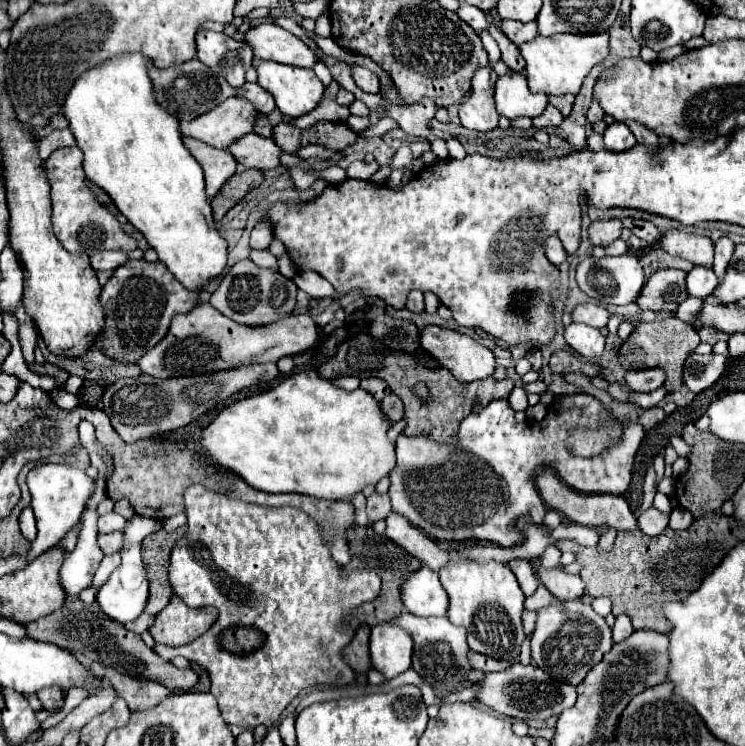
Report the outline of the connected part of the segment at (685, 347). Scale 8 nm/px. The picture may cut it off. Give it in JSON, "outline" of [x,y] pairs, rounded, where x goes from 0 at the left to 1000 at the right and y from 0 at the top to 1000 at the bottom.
{"outline":[[[897,425],[889,430],[875,430],[875,433],[859,433],[848,449],[835,460],[830,479],[835,492],[843,495],[875,495],[875,492],[886,492],[894,497],[894,519],[899,524],[907,524],[915,516],[915,489],[921,484],[921,479],[934,468],[934,462],[940,460],[937,446],[932,444],[932,438],[926,438],[923,433],[915,433],[910,425]]]}

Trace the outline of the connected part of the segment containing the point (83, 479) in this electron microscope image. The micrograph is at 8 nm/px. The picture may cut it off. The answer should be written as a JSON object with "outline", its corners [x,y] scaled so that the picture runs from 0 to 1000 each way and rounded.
{"outline":[[[51,623],[38,634],[38,653],[43,661],[43,682],[51,701],[51,720],[43,728],[40,747],[51,747],[56,739],[78,731],[81,723],[107,701],[115,672],[126,658],[126,642],[121,642],[110,629],[91,623]]]}

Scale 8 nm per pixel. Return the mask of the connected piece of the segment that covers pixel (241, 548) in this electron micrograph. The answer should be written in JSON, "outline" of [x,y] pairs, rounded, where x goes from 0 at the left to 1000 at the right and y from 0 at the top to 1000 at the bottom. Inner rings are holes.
{"outline":[[[255,650],[255,655],[250,655],[250,661],[247,661],[247,674],[250,674],[250,690],[252,690],[252,712],[250,712],[250,717],[231,736],[228,763],[226,763],[228,782],[231,782],[234,795],[252,814],[279,814],[279,811],[285,811],[285,814],[293,816],[293,830],[263,859],[258,859],[252,865],[244,865],[244,867],[227,867],[211,862],[207,866],[207,873],[212,878],[217,878],[223,886],[231,886],[236,878],[244,878],[244,881],[250,881],[258,889],[274,891],[279,897],[282,913],[285,913],[285,924],[282,926],[285,926],[285,932],[290,934],[290,940],[295,945],[295,953],[298,953],[301,966],[306,972],[317,972],[317,975],[328,975],[328,977],[341,977],[346,972],[354,972],[354,975],[370,972],[373,964],[376,964],[376,958],[379,958],[379,953],[411,921],[421,921],[421,918],[467,918],[467,916],[472,916],[475,913],[475,899],[459,883],[459,870],[462,870],[462,865],[467,865],[467,859],[472,857],[475,849],[467,846],[459,838],[459,832],[470,822],[470,816],[475,816],[475,814],[481,814],[481,811],[486,811],[491,806],[499,806],[507,798],[507,792],[510,792],[510,773],[505,768],[497,768],[497,765],[475,765],[475,768],[464,771],[459,765],[459,760],[448,757],[448,749],[443,747],[443,736],[440,736],[438,725],[432,725],[432,717],[430,717],[427,704],[421,704],[421,698],[416,698],[416,693],[411,693],[411,688],[405,688],[403,682],[395,682],[395,680],[352,680],[352,677],[336,677],[336,674],[328,674],[328,672],[319,672],[319,669],[309,669],[303,664],[293,664],[293,661],[287,661],[287,658],[282,658],[282,655],[271,653],[271,650]],[[314,840],[338,840],[338,843],[349,846],[352,854],[354,854],[352,867],[341,870],[333,878],[318,878],[295,867],[295,854],[298,854],[301,846],[314,843]]]}

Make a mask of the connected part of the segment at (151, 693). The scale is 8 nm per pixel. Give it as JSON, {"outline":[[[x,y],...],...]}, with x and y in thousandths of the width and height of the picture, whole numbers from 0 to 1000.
{"outline":[[[148,894],[140,902],[140,916],[150,918],[156,924],[156,929],[172,942],[172,948],[177,953],[191,953],[191,950],[207,948],[228,932],[228,926],[215,916],[188,913],[188,910],[164,905]]]}

